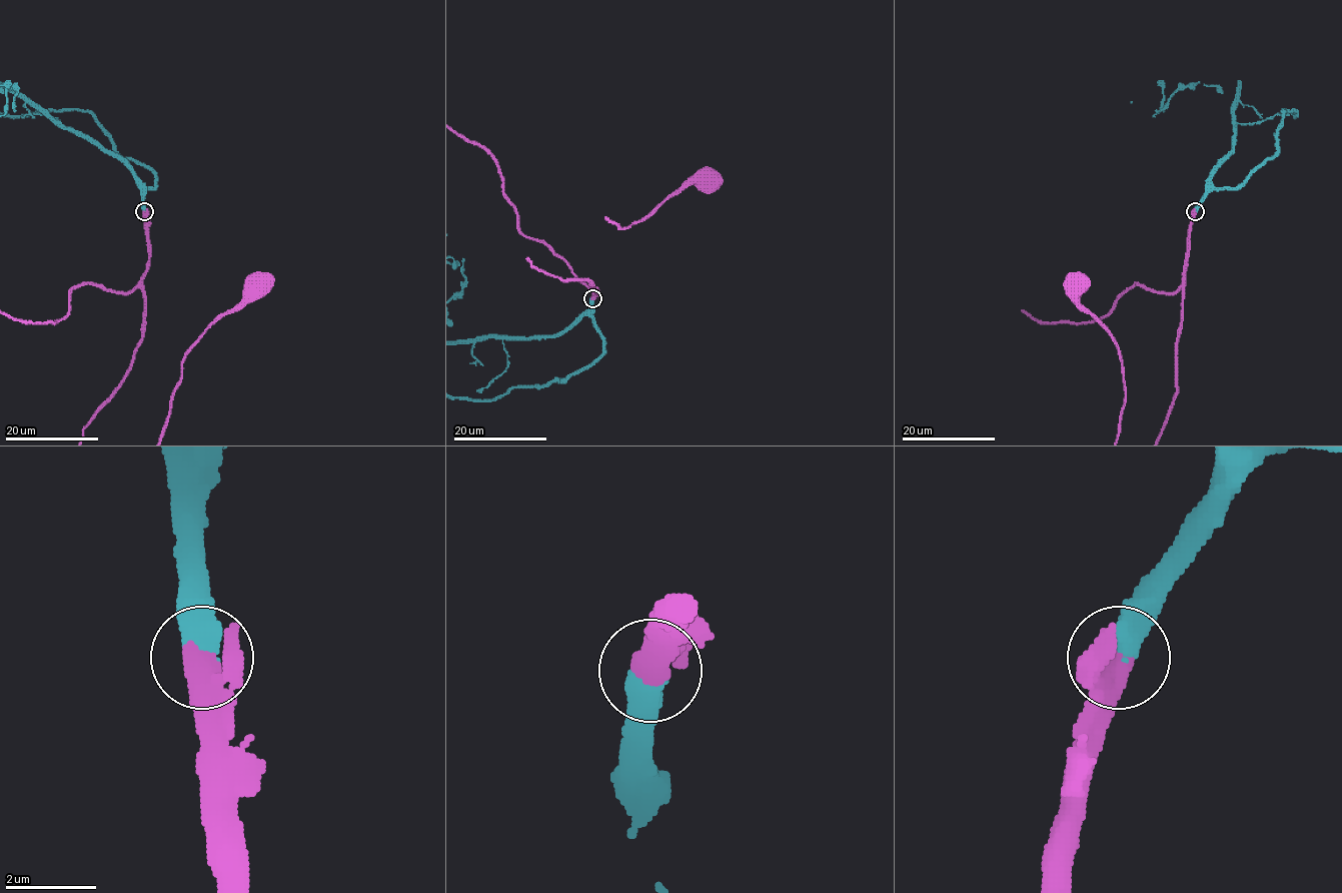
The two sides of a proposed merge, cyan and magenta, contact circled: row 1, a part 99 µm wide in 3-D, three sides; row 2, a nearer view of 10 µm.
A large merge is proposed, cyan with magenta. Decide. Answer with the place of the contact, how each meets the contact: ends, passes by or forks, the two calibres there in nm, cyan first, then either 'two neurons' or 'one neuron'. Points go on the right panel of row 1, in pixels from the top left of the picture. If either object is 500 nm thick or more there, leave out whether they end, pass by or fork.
(1195, 211) | 550/600 nm | one neuron

